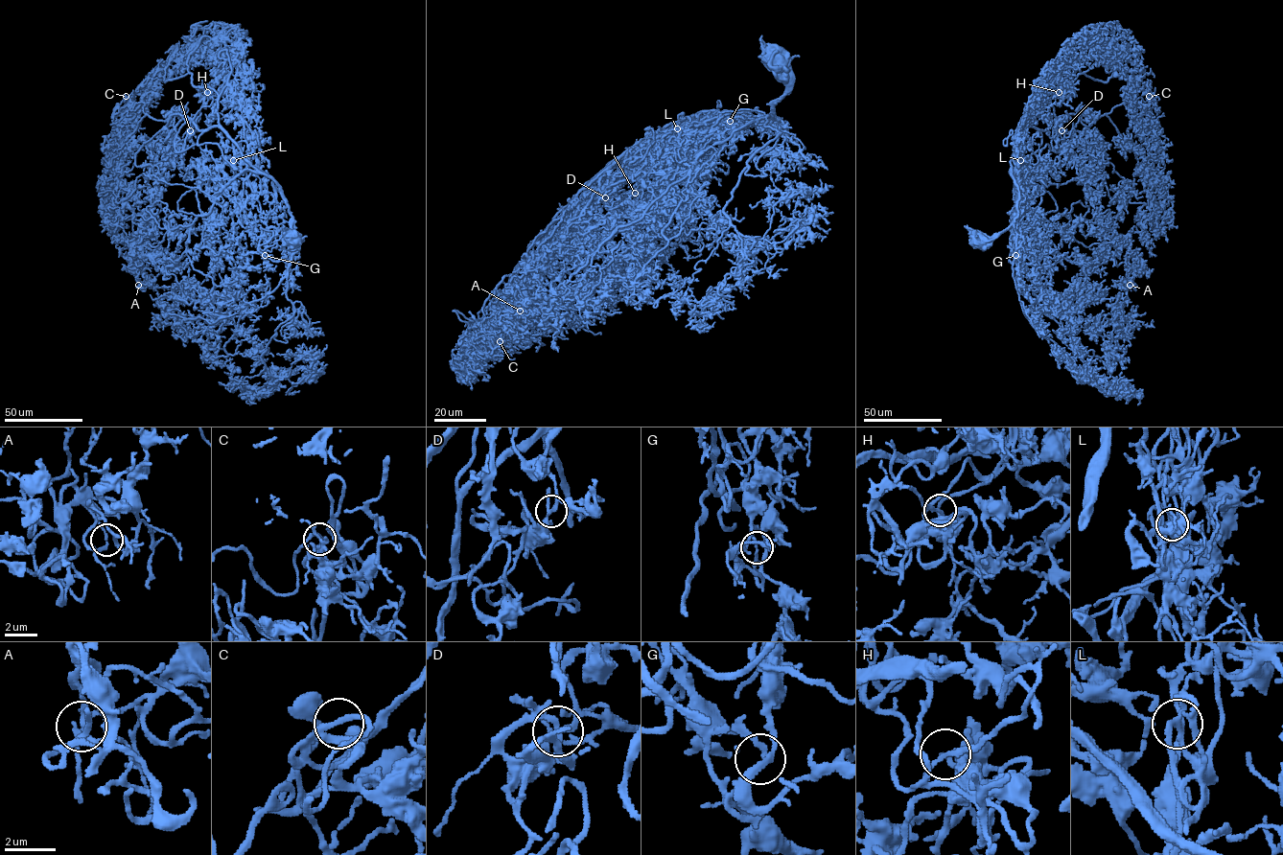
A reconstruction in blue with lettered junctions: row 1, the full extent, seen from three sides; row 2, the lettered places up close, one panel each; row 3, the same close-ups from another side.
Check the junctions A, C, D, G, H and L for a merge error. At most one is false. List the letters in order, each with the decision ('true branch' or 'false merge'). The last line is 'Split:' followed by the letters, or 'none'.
A: true branch
C: true branch
D: true branch
G: true branch
H: true branch
L: true branch
Split: none

